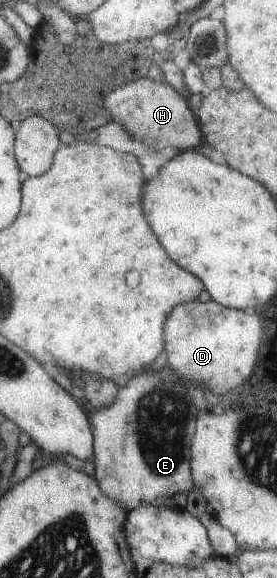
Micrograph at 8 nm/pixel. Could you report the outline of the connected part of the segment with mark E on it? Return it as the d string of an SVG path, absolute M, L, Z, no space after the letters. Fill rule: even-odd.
M150 371L132 381L118 383L115 402L105 408L95 408L91 424L95 435L95 475L104 493L114 499L126 511L131 512L142 504L178 508L184 505L183 498L194 491L195 481L191 468L192 447L197 433L196 407L192 403L190 387L178 379L174 371L166 375Z

